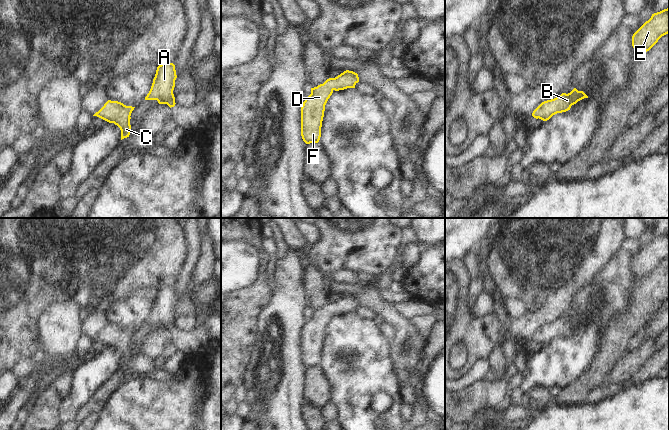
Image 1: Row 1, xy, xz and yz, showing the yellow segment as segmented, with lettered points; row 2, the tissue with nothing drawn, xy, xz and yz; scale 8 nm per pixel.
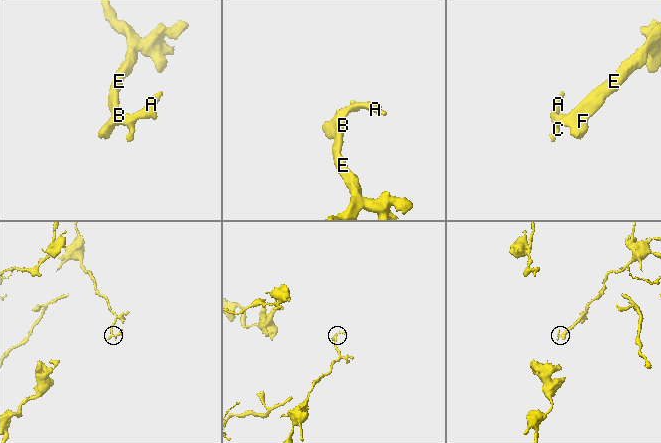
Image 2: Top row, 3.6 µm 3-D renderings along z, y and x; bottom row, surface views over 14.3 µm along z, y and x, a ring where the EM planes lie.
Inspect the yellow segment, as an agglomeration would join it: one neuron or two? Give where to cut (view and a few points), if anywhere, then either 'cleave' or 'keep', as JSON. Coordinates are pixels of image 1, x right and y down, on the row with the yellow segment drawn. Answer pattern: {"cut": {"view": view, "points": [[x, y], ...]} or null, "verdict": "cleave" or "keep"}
{"cut": null, "verdict": "keep"}

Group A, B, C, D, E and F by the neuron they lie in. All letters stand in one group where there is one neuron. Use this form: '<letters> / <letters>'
A B C D E F

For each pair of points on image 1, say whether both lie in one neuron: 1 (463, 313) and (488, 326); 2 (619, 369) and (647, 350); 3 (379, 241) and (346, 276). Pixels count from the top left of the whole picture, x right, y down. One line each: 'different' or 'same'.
1: same
2: same
3: different

